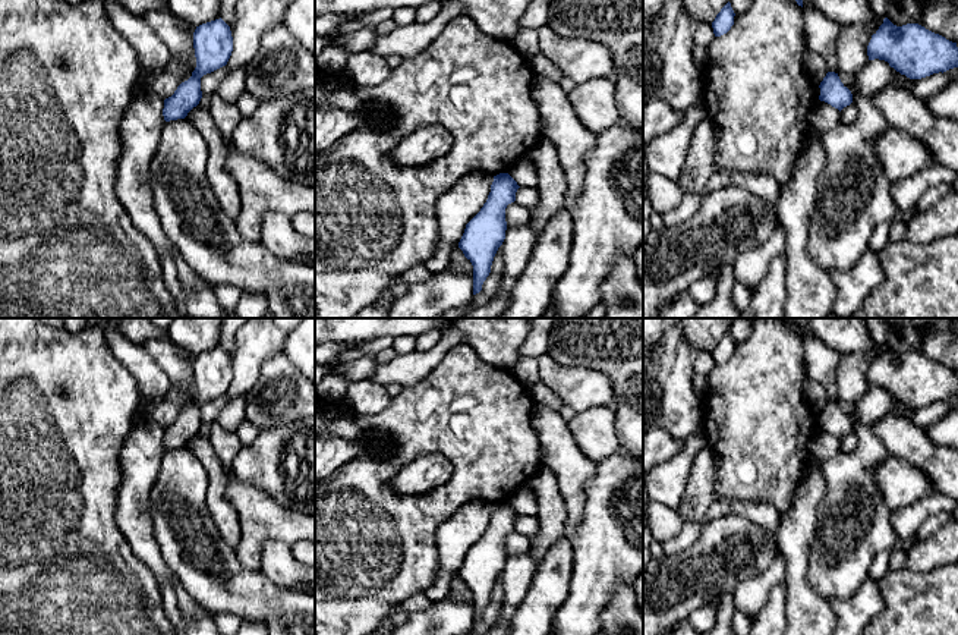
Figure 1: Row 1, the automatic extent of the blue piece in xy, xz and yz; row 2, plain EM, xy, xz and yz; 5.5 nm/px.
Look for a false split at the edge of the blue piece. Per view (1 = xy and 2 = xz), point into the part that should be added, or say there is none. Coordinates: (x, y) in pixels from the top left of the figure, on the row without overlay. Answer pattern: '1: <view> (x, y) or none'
1: none
2: none

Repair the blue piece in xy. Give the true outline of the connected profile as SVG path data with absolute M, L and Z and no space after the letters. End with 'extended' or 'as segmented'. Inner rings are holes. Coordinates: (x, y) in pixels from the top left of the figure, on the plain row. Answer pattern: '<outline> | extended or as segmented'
M221 346L196 355L193 377L196 396L192 405L164 428L166 450L185 447L202 427L201 406L227 393L233 380L230 355Z | as segmented

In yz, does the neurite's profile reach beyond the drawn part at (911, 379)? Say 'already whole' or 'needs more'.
already whole

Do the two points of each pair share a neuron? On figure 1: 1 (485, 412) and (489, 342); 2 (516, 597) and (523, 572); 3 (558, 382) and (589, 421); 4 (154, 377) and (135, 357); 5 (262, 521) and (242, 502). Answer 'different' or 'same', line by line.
1: different
2: same
3: different
4: same
5: same

